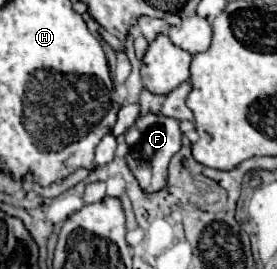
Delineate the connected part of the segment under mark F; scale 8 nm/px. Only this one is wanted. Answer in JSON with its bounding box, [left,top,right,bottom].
[125,116,181,192]

